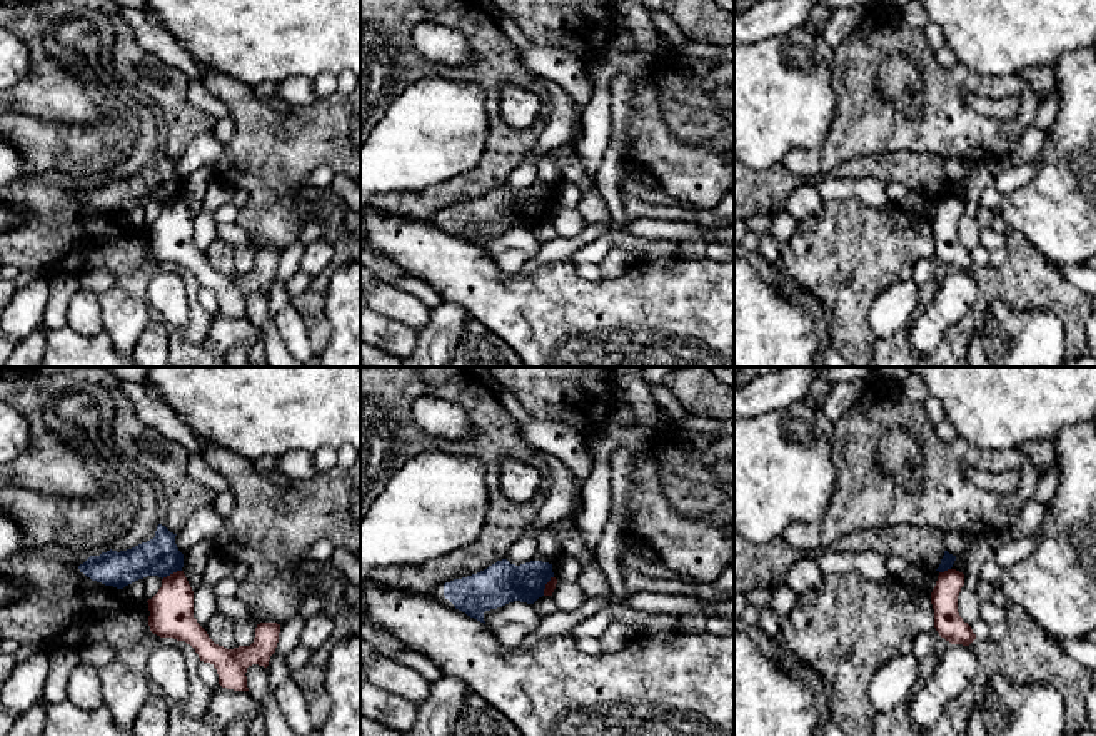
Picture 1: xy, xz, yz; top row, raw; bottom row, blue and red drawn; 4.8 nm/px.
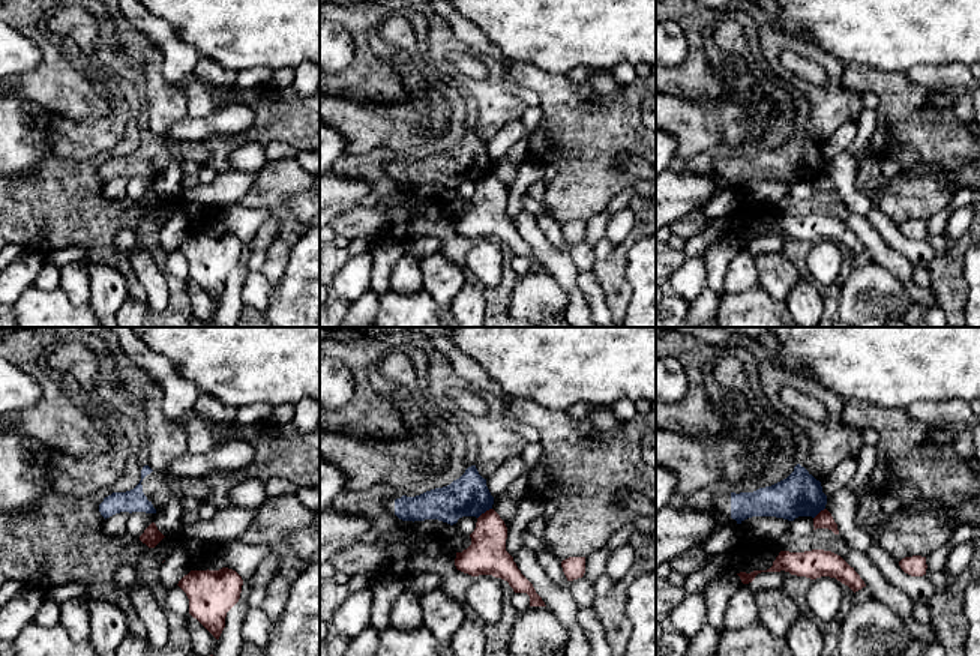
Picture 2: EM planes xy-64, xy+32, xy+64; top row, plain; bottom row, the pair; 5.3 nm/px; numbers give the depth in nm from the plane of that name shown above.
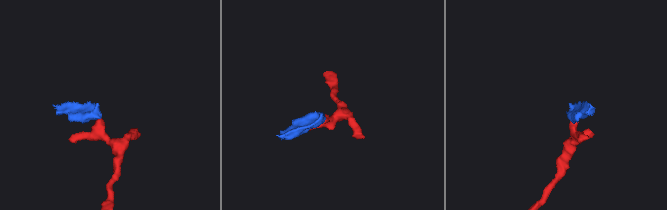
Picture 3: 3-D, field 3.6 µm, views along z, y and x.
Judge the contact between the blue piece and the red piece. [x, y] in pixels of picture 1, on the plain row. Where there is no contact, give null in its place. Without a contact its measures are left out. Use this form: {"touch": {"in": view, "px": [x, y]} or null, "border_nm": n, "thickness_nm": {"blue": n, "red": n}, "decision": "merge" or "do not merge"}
{"touch": {"in": "xy", "px": [170, 199]}, "border_nm": 110, "thickness_nm": {"blue": 190, "red": 200}, "decision": "do not merge"}

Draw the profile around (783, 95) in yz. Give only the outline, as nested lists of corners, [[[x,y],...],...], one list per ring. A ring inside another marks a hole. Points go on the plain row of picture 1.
[[[804,27],[754,43],[734,43],[734,155],[747,167],[776,170],[787,152],[821,147],[836,112],[831,67]]]

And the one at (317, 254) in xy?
[[[317,239],[310,244],[305,244],[302,260],[300,260],[300,272],[317,277],[332,260],[334,257],[334,245],[325,239]]]

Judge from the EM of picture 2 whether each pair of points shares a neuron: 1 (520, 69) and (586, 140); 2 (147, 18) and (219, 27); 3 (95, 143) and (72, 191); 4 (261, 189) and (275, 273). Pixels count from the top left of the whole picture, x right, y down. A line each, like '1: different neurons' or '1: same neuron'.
1: same neuron
2: different neurons
3: different neurons
4: same neuron

